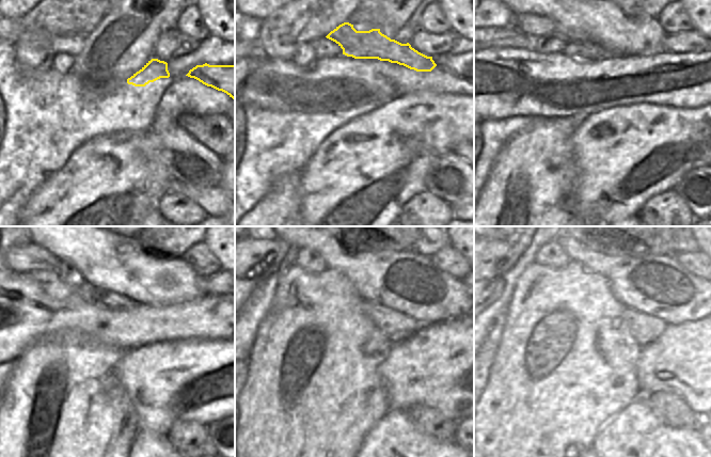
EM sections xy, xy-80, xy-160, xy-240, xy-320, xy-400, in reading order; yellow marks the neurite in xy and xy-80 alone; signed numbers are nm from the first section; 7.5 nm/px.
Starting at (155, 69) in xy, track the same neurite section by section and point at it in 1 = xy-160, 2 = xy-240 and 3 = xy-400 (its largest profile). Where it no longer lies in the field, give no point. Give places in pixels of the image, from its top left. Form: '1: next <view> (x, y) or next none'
1: next xy-160 (533, 25)
2: next xy-240 (22, 258)
3: next xy-400 (495, 257)

